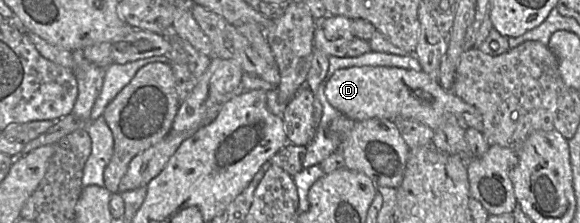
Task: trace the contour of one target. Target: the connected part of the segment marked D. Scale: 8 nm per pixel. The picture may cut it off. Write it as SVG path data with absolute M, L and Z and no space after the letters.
M352 66L336 70L326 81L323 93L335 109L354 121L370 118L412 118L433 131L449 117L455 116L466 128L482 130L482 116L472 105L465 103L452 91L444 90L423 70L384 66Z

